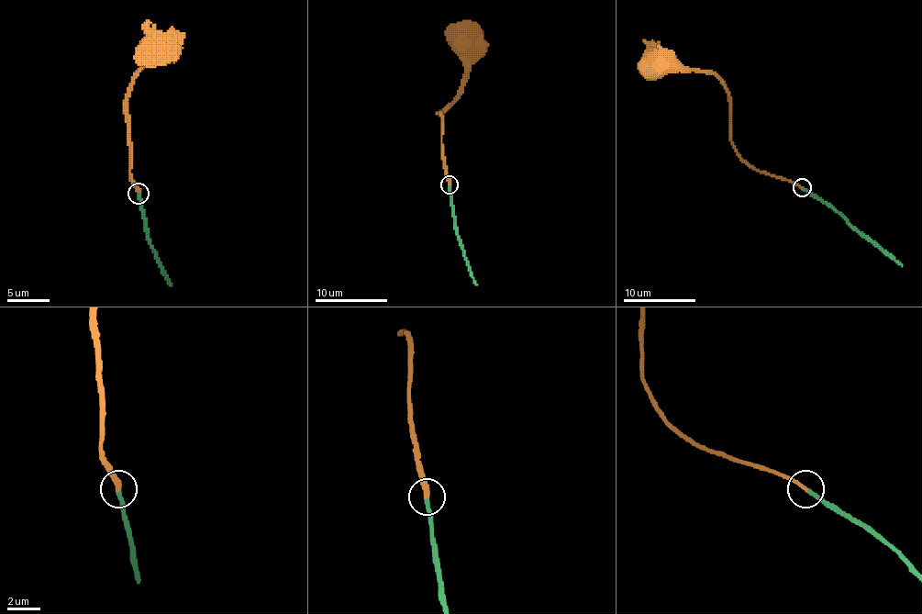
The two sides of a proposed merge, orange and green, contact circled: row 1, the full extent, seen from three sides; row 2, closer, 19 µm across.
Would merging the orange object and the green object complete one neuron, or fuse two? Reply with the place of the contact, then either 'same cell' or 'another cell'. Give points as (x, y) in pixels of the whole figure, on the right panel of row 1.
(802, 187) | same cell

